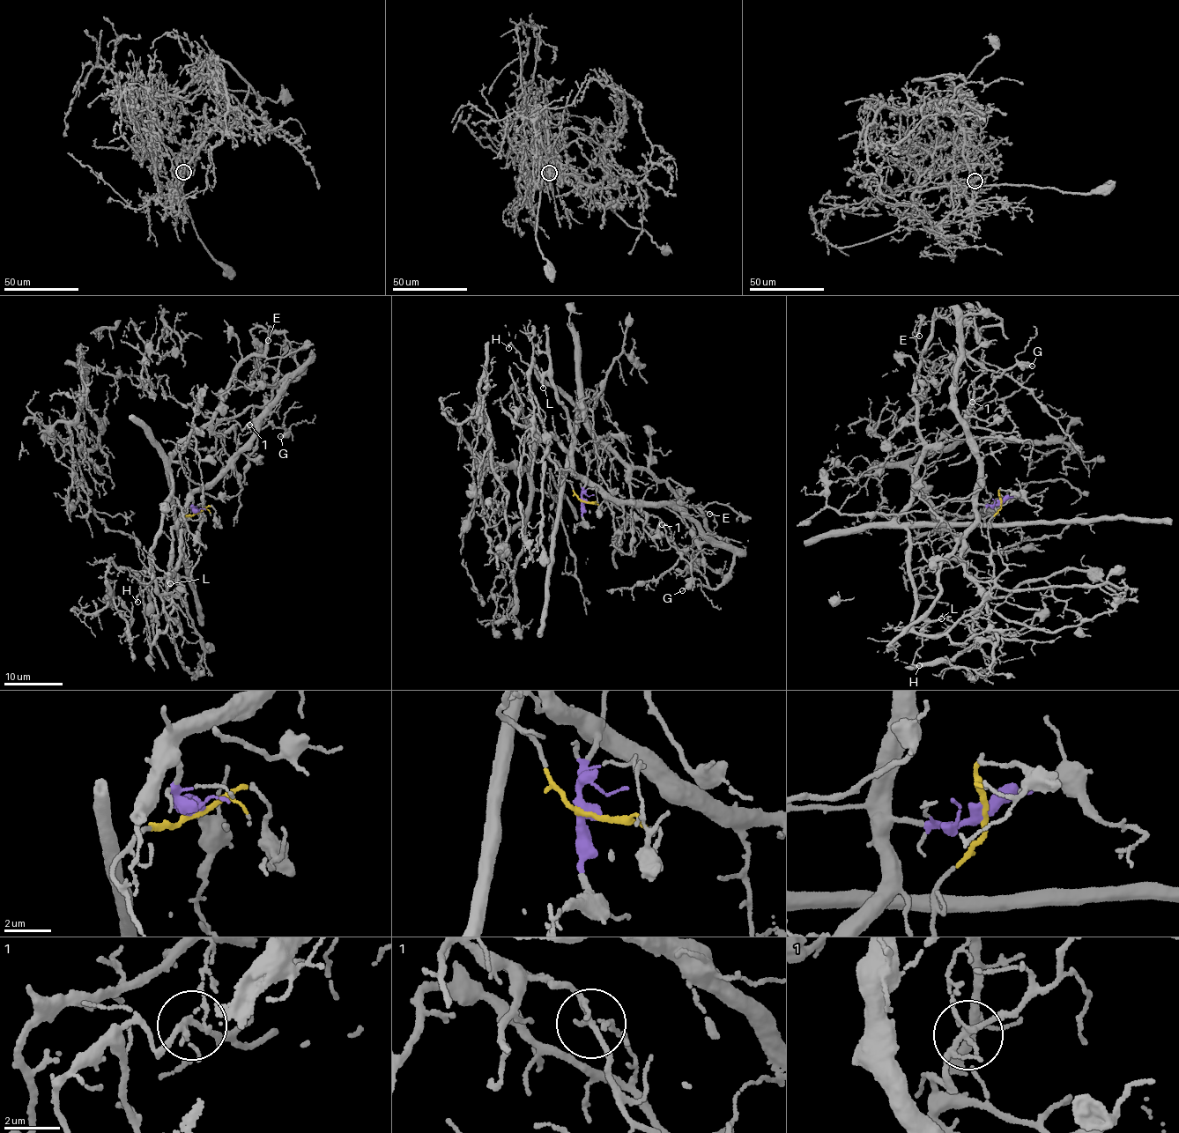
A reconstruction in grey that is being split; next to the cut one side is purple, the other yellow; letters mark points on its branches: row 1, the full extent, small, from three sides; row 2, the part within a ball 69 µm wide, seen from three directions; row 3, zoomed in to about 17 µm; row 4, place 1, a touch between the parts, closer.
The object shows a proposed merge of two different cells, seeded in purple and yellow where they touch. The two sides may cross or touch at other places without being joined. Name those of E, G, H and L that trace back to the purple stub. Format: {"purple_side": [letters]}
{"purple_side": ["H", "L"]}

